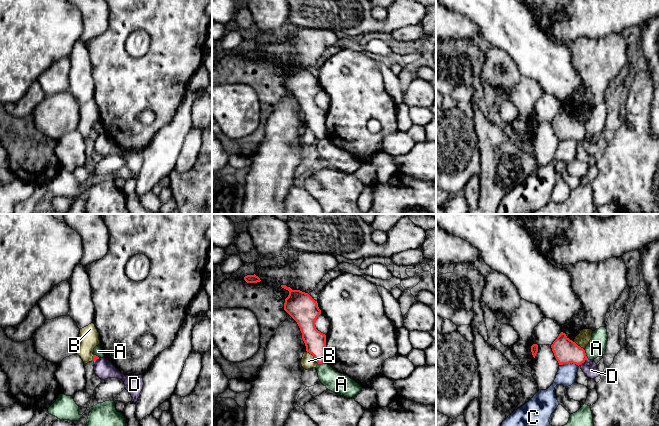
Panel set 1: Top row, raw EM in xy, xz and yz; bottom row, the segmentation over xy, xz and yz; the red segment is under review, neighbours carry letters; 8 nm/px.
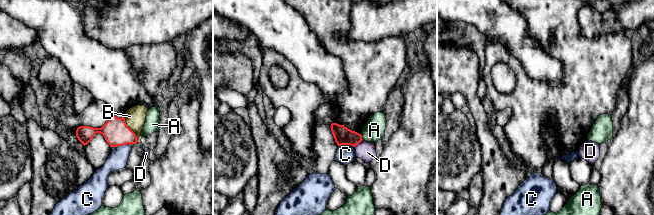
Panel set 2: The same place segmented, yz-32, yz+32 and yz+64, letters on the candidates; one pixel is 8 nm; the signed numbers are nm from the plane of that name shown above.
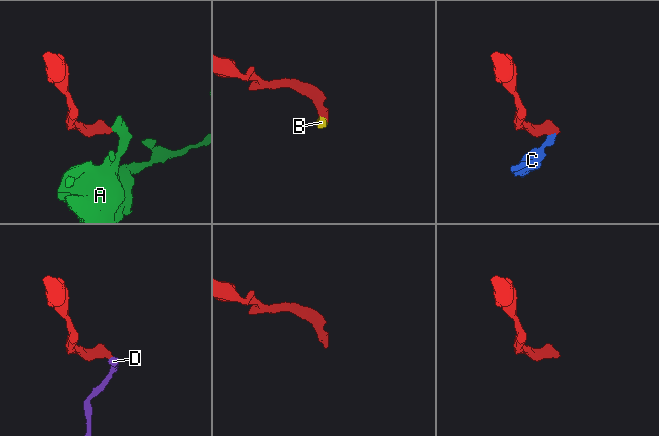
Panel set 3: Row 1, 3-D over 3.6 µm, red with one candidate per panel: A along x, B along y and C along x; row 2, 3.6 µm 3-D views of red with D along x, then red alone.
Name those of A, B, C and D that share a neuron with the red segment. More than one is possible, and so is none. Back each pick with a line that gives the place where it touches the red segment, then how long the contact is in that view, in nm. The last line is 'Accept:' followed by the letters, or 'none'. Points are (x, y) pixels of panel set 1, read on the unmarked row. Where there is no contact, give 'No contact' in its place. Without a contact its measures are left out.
Accept: none

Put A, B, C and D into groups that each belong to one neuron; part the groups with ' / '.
A / B C / D

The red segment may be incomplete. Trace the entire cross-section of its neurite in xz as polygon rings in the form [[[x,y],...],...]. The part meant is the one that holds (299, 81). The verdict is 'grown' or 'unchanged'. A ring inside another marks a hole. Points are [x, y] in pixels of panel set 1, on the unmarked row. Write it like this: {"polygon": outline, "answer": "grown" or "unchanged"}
{"polygon": [[[281,61],[281,63],[289,67],[284,86],[297,98],[306,127],[314,132],[318,140],[325,139],[326,111],[315,103],[315,96],[321,90],[317,77],[308,69],[292,66],[286,61]]], "answer": "unchanged"}

